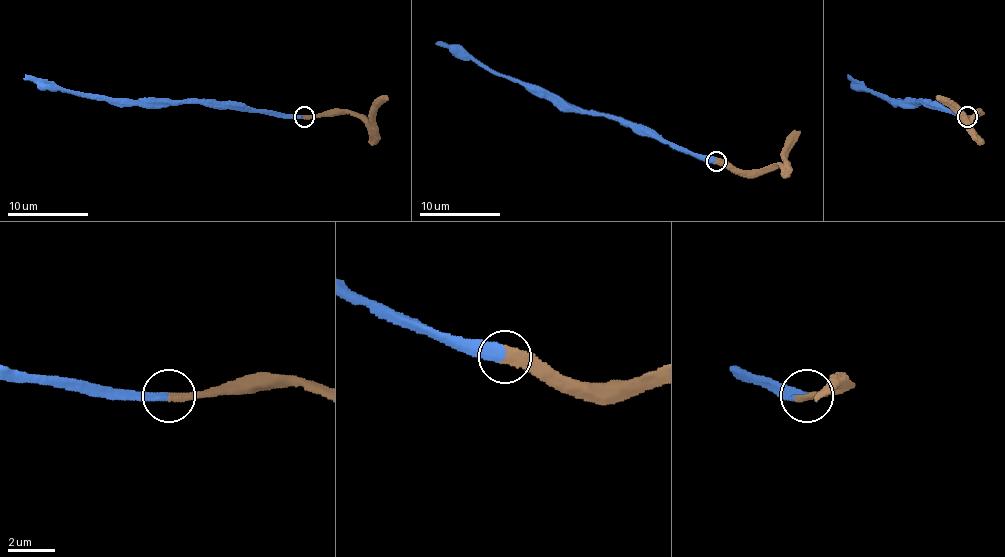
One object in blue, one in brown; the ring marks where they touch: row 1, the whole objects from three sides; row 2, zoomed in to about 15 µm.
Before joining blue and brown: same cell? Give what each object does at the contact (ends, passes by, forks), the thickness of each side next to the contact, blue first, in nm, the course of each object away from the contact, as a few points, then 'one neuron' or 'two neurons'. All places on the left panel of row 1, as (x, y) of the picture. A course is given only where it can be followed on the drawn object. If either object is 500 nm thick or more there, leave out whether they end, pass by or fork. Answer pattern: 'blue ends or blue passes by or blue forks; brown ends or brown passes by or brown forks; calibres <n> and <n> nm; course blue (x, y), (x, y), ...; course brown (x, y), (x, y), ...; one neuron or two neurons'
blue ends; brown ends; calibres 400 and 420 nm; course blue (305, 116), (222, 108), (202, 102), (122, 102), (79, 96), (61, 88), (41, 86), (25, 74); course brown (305, 116), (357, 112), (371, 120), (371, 112), (387, 96); one neuron

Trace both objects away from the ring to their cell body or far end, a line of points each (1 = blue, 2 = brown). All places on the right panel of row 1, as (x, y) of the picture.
1: (967, 116), (925, 102), (900, 102), (878, 96), (860, 86), (848, 74)
2: (967, 116), (977, 112), (971, 120), (963, 120), (937, 96)

